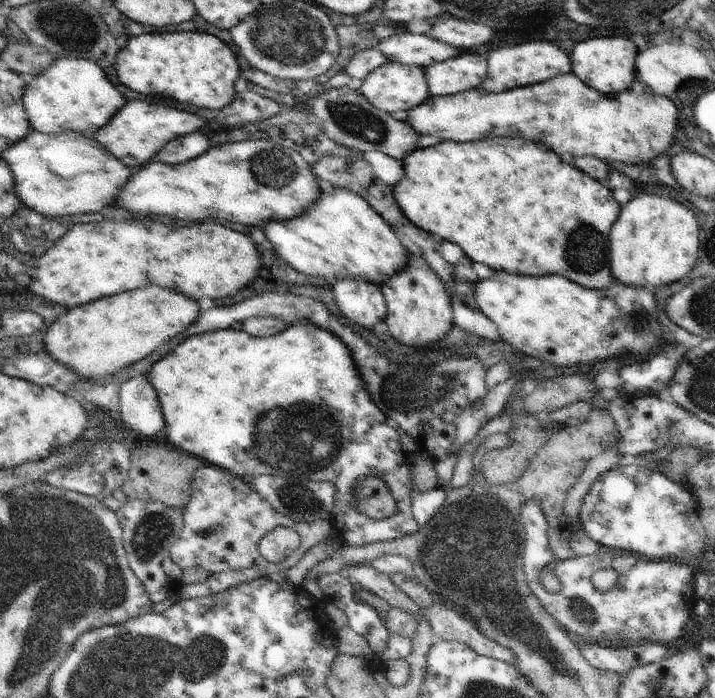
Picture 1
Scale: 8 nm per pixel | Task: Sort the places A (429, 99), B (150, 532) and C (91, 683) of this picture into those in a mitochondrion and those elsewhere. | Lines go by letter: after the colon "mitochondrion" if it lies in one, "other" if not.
A: other
B: mitochondrion
C: mitochondrion

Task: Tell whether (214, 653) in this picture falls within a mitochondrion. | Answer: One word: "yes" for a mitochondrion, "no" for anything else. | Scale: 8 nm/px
yes

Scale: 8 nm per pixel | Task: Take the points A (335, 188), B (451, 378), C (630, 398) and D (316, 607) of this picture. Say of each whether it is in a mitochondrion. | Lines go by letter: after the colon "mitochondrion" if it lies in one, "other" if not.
A: other
B: mitochondrion
C: other
D: other

